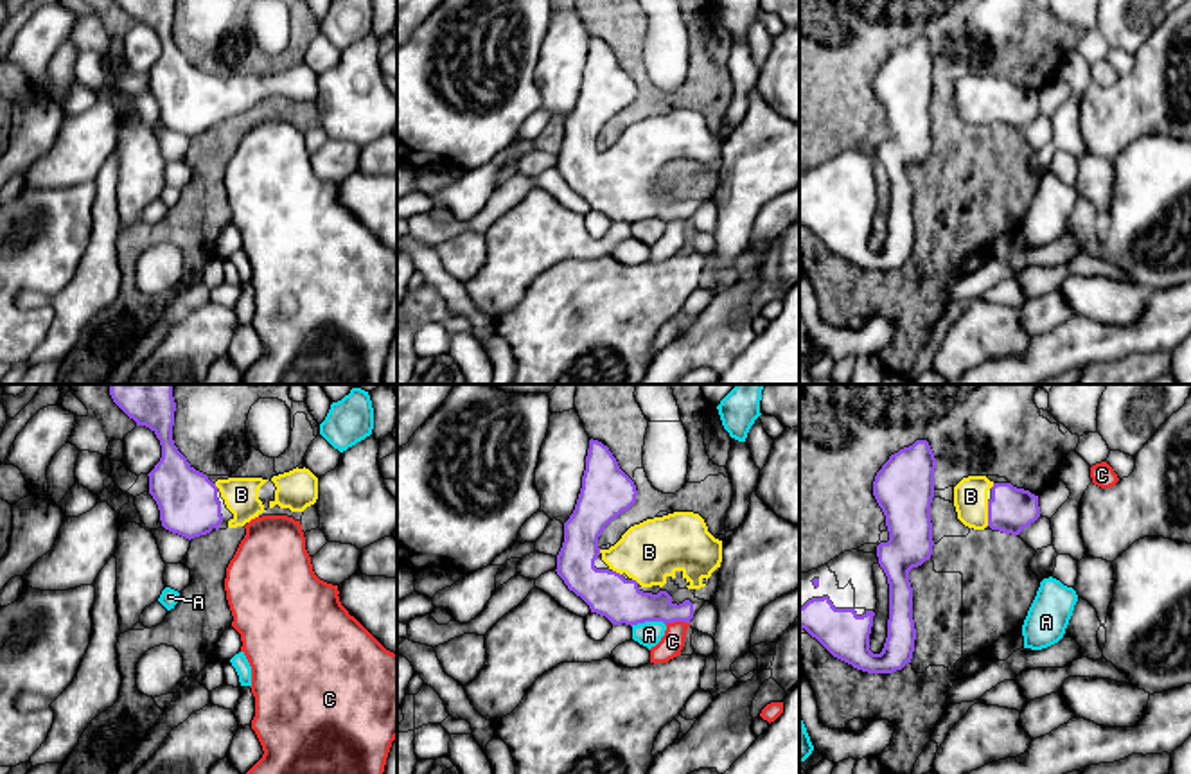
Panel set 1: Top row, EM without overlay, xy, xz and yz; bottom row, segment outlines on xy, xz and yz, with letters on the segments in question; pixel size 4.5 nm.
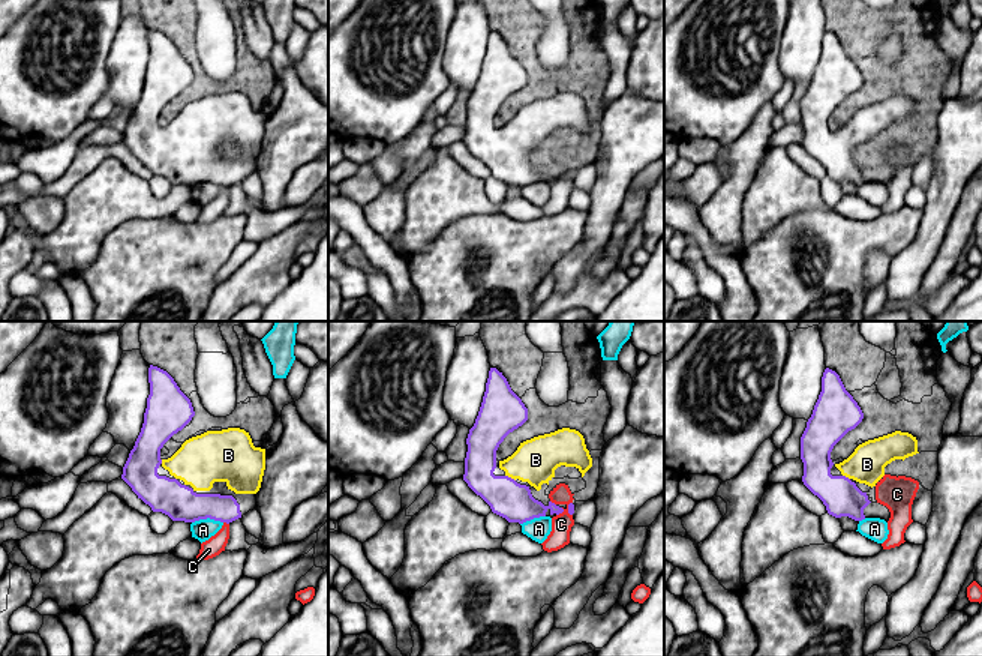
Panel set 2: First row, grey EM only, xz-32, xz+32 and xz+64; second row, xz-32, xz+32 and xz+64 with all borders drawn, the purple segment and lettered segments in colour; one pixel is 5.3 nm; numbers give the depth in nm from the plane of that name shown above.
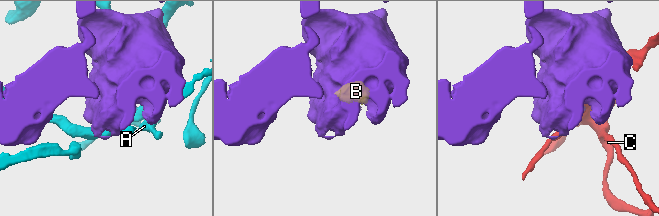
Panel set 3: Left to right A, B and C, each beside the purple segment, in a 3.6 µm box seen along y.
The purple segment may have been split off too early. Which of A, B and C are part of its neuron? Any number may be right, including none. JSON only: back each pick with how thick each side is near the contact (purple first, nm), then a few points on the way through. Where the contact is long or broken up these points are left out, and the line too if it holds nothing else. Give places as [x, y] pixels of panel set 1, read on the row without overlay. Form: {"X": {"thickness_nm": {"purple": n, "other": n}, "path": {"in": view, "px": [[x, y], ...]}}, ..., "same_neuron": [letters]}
{"B": {"thickness_nm": {"purple": 200, "other": 160}}, "same_neuron": ["B"]}

